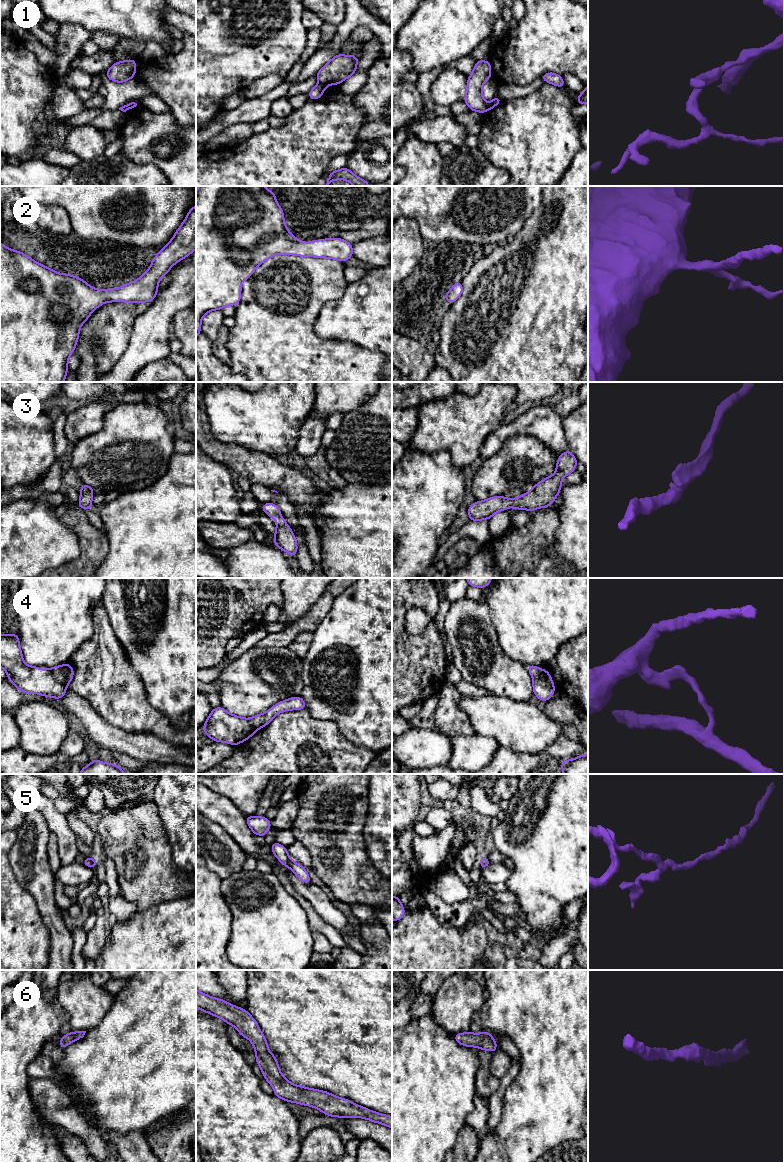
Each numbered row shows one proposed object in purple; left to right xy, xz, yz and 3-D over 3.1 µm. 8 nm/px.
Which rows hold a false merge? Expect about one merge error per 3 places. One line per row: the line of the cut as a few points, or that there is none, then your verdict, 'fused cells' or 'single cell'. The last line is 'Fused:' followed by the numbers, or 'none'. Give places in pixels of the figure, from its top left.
1: cut in xz along (319, 82), (326, 85); fused cells
2: no cut; single cell
3: no cut; single cell
4: cut in xy along (50, 669), (52, 674), (65, 686); fused cells
5: cut in xz along (291, 860), (288, 865); fused cells
6: no cut; single cell
Fused: 1, 4, 5

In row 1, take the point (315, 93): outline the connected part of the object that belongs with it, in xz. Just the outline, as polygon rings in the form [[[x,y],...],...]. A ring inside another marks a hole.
[[[318,84],[313,89],[310,90],[310,92],[307,94],[308,98],[311,100],[318,100],[324,93],[326,88],[326,85],[324,84]]]

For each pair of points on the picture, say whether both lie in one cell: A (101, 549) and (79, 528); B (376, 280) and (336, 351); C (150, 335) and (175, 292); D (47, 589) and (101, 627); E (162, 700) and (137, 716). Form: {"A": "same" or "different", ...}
{"A": "same", "B": "different", "C": "same", "D": "different", "E": "different"}

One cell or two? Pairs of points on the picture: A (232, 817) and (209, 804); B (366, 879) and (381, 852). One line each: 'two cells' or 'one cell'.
A: one cell
B: two cells

